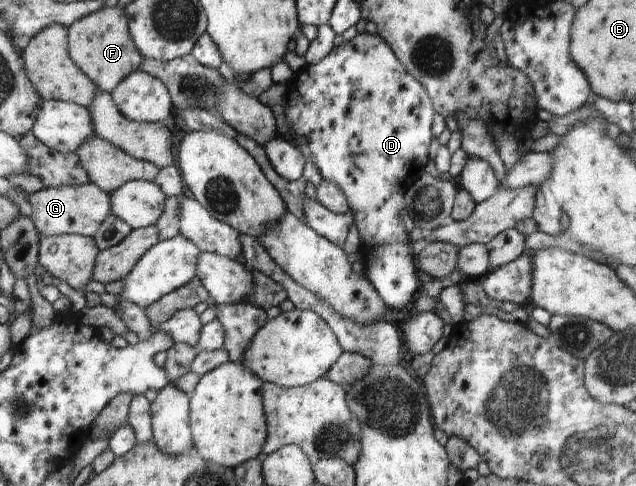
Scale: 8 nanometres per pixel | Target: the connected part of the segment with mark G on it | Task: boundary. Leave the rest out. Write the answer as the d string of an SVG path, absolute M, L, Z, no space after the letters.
M92 182L84 185L65 185L65 187L45 187L29 195L33 207L33 219L39 232L45 236L78 234L94 238L99 225L111 214L111 195Z

